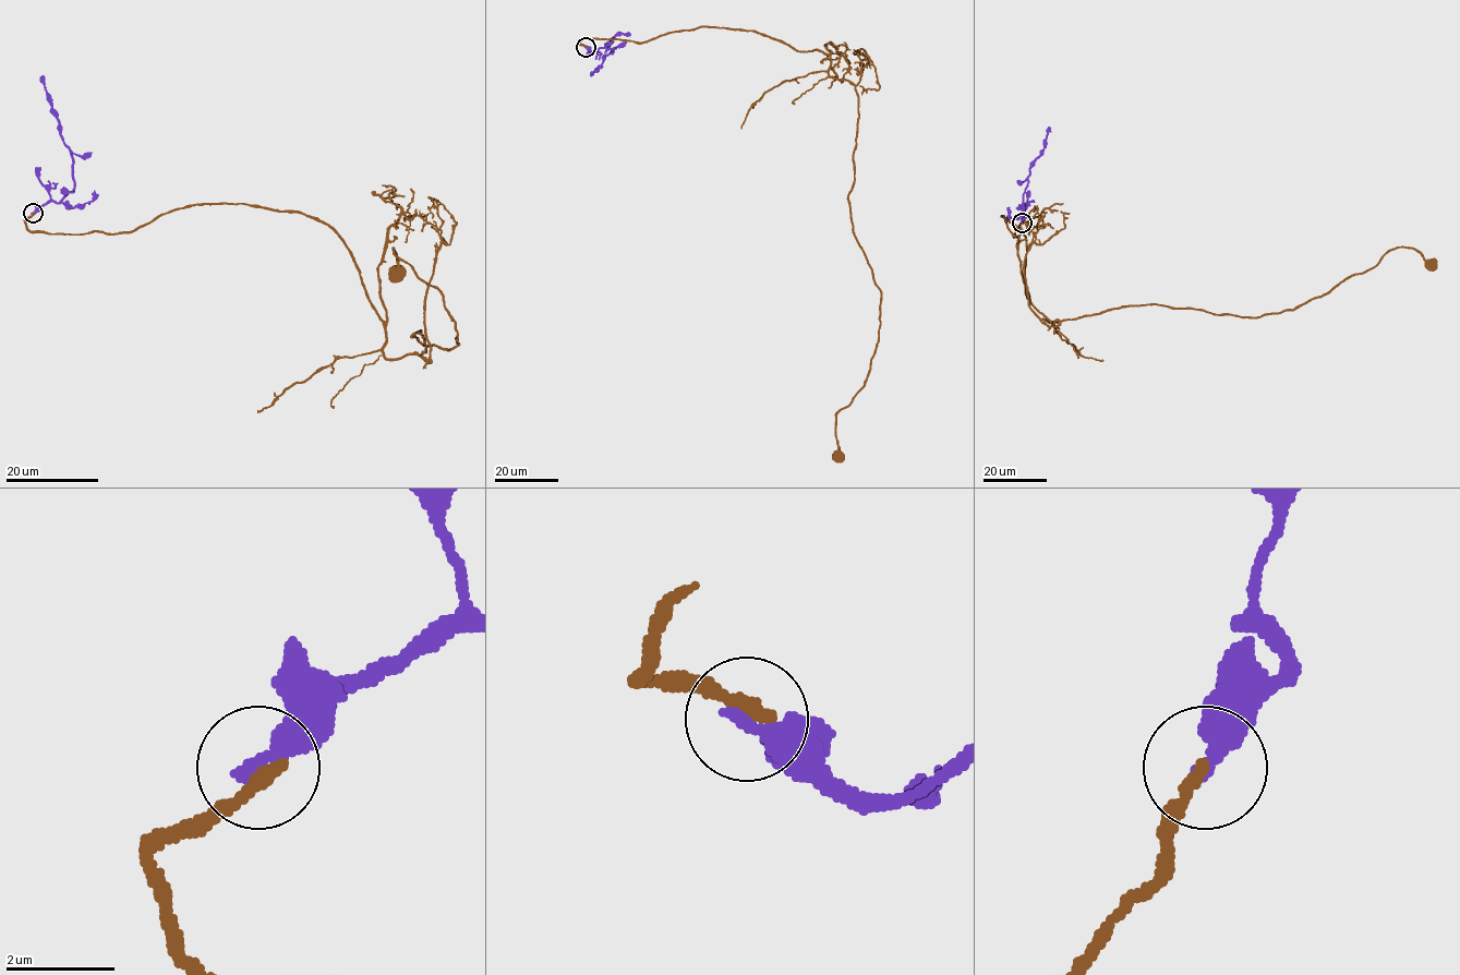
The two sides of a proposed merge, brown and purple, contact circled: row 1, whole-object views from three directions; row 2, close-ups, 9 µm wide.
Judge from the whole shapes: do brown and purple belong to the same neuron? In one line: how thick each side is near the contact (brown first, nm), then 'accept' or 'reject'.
calibres 280 and 400 nm; reject

